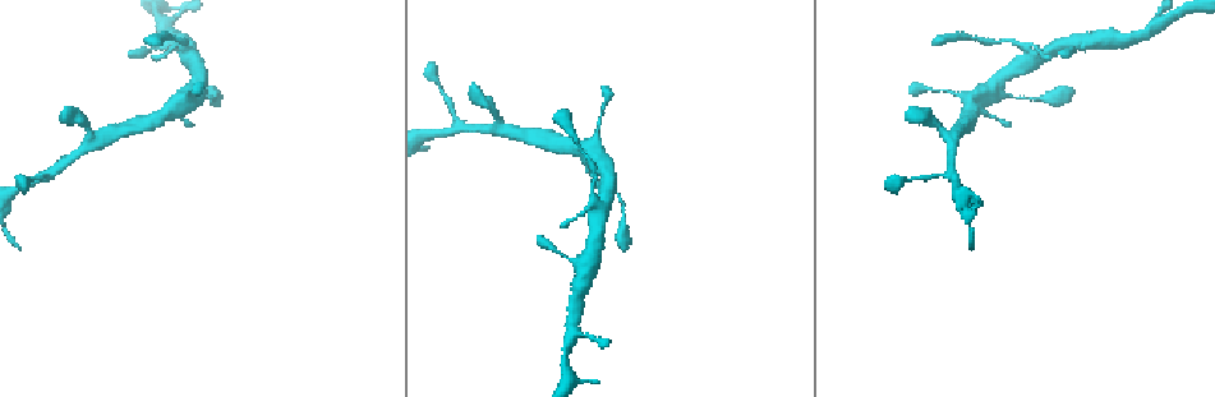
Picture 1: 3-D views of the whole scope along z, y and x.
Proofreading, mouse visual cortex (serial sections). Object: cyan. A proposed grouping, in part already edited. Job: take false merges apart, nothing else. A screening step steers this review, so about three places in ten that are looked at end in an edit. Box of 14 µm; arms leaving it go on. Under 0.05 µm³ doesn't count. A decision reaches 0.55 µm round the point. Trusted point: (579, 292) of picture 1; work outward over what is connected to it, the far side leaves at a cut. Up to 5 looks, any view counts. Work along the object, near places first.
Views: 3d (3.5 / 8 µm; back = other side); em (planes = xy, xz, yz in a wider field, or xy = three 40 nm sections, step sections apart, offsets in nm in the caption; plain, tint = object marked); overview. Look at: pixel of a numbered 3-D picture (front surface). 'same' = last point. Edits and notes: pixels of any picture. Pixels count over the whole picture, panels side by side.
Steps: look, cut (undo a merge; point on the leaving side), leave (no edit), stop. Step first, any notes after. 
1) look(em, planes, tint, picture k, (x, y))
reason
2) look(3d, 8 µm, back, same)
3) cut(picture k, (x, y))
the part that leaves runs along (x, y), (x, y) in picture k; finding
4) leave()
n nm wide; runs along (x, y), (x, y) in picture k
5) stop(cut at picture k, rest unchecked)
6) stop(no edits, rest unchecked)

look(3d, 3.5 µm, picture 1, (186, 50))
three-way junction

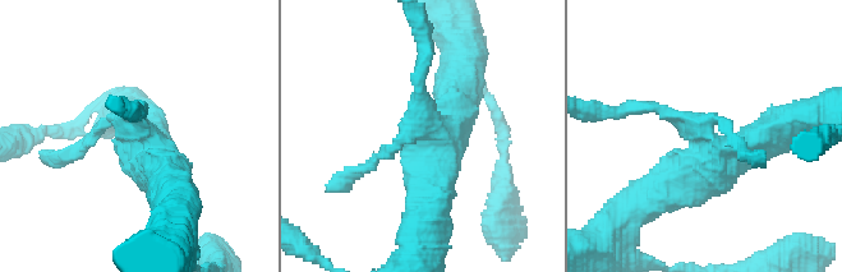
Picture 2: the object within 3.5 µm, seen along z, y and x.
look(em, xy, step 2, tint, picture 2, (702, 135))

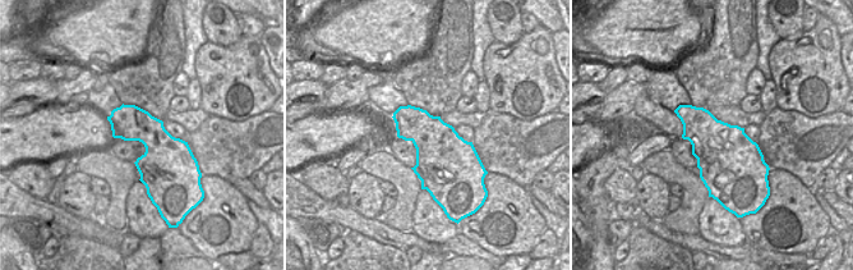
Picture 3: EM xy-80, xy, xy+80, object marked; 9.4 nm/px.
cut(picture 2, (419, 73))
the part that leaves runs along (427, 119), (419, 110), (423, 28) in picture 2; two cells meet here

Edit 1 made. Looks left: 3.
look(3d, 3.5 µm, picture 1, (998, 91))
sharp bend

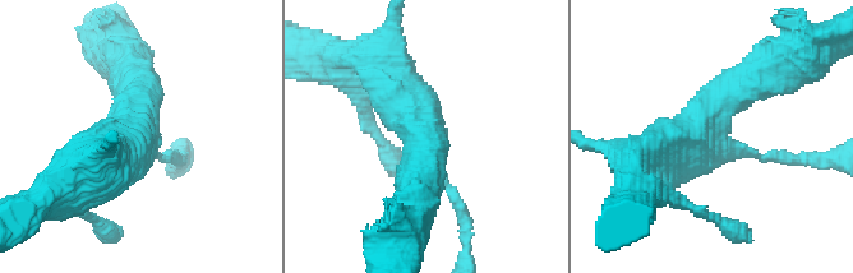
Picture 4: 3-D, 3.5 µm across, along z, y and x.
leave()
arms of 150, 500, 500 nm; runs along (769, 70), (645, 169) in picture 4; all the same cell

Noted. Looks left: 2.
stop(cut at picture 2, rest unchecked)

